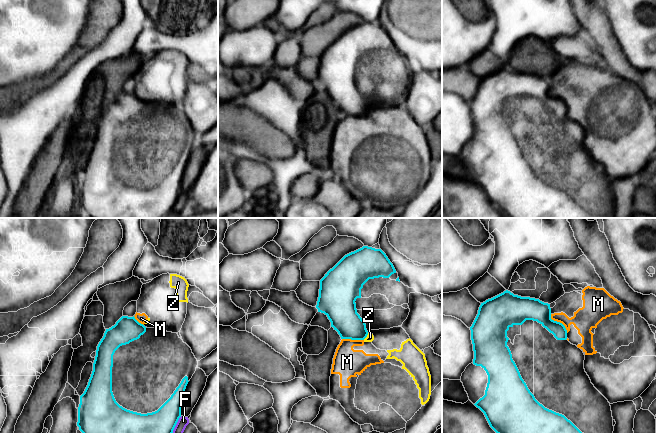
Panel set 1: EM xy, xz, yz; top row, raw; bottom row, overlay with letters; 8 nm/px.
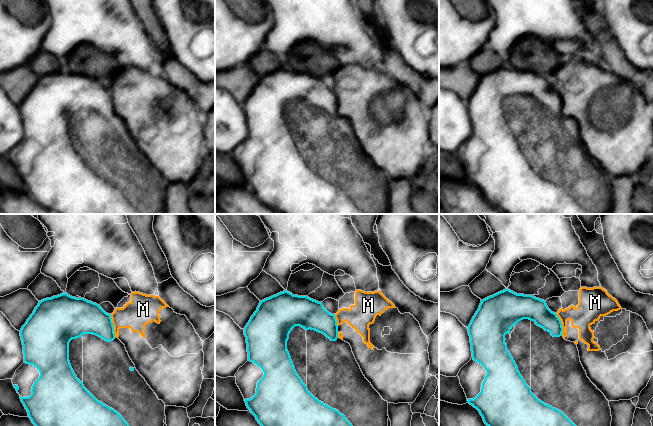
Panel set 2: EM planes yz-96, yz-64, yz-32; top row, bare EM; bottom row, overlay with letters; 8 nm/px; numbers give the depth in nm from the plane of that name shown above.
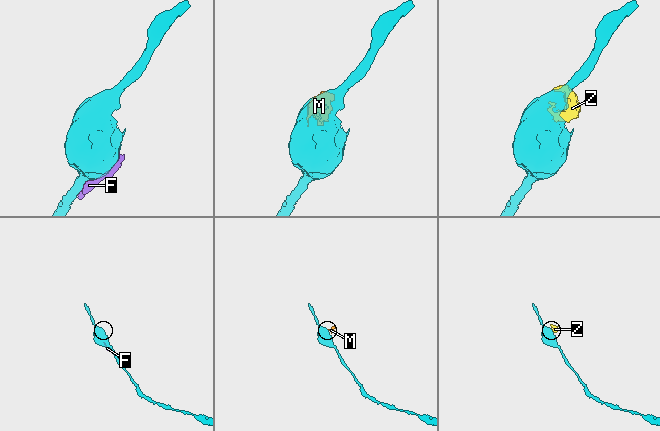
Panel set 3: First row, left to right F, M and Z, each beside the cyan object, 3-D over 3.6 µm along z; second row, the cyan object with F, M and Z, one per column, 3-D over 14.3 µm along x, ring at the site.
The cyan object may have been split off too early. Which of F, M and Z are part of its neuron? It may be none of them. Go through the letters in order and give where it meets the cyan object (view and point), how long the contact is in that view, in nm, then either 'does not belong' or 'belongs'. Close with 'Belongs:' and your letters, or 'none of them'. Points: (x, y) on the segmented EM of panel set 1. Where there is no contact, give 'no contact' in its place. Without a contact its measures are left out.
F: contact xy (176, 423); length 150 nm; does not belong
M: contact yz (559, 322); length 200 nm; does not belong
Z: contact xz (366, 336); length 70 nm; does not belong
Belongs: none of them

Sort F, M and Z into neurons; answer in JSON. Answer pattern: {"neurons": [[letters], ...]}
{"neurons": [["F"], ["M", "Z"]]}

